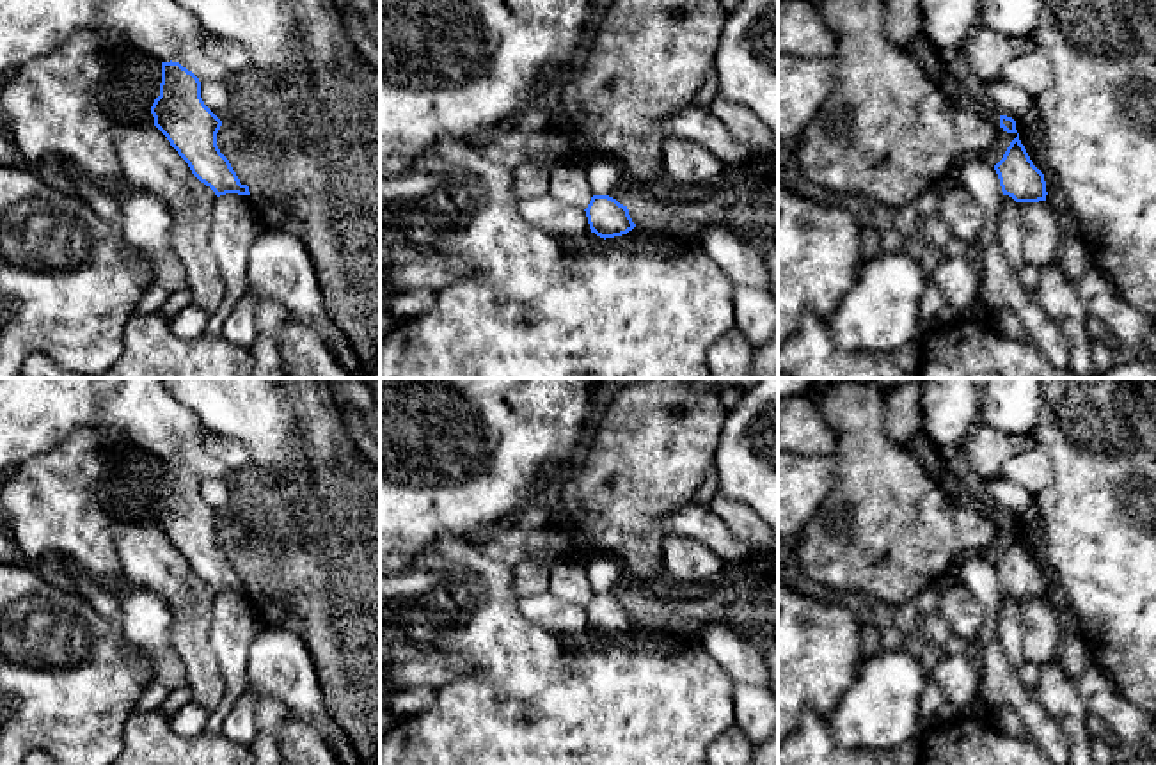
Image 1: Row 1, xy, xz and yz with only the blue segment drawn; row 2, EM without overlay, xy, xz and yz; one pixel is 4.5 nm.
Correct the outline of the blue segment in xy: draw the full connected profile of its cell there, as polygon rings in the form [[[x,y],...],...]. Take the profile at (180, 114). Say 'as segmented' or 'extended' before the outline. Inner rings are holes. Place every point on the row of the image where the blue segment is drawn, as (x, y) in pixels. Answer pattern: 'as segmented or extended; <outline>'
as segmented; [[[162,62],[160,96],[151,106],[154,126],[167,137],[192,174],[217,197],[250,195],[217,146],[222,121],[204,105],[199,78],[179,62]]]

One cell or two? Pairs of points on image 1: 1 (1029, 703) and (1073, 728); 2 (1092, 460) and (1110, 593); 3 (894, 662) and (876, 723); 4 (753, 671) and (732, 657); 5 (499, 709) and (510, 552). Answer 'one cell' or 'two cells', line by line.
1: two cells
2: one cell
3: one cell
4: one cell
5: two cells

